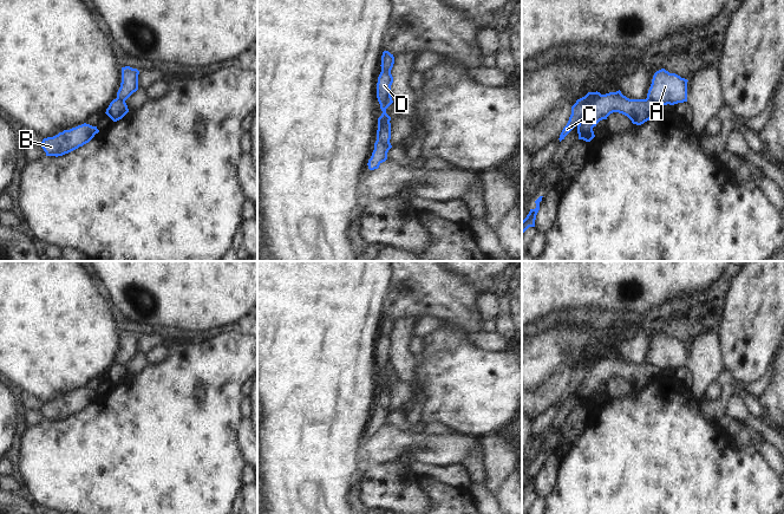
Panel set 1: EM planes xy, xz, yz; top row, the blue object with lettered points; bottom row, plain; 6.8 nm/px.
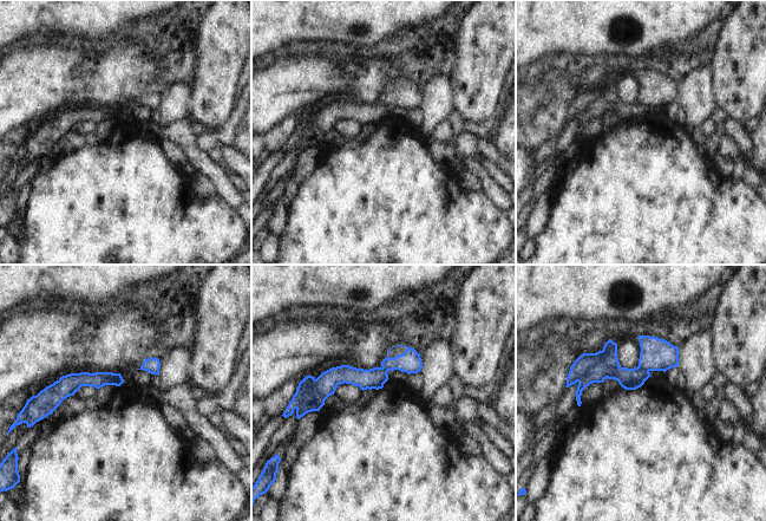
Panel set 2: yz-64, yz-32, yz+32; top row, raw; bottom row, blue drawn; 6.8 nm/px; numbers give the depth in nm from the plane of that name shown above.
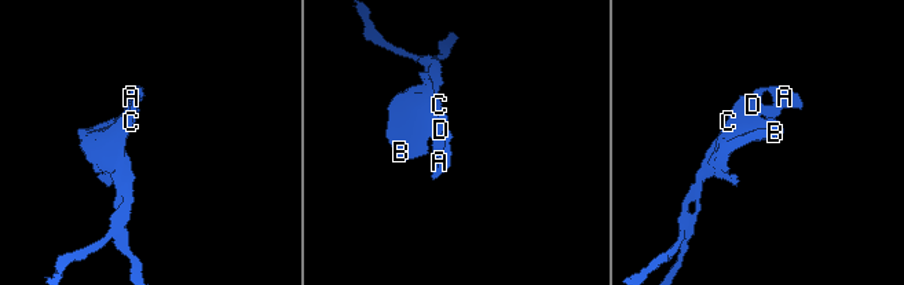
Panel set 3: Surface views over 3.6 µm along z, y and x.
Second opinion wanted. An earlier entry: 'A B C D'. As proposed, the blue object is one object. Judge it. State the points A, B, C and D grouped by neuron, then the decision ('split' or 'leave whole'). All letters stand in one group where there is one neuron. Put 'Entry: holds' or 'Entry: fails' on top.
Entry: fails
A C / B D; split

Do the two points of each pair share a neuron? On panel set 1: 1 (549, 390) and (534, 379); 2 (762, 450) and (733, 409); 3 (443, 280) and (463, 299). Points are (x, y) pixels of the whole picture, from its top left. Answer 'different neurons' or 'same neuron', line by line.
1: different neurons
2: different neurons
3: same neuron

